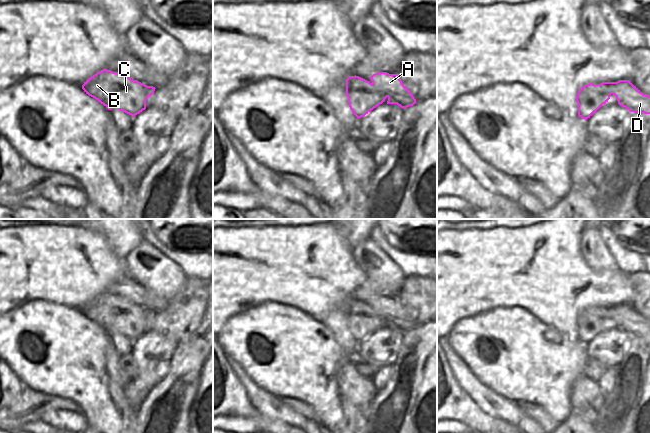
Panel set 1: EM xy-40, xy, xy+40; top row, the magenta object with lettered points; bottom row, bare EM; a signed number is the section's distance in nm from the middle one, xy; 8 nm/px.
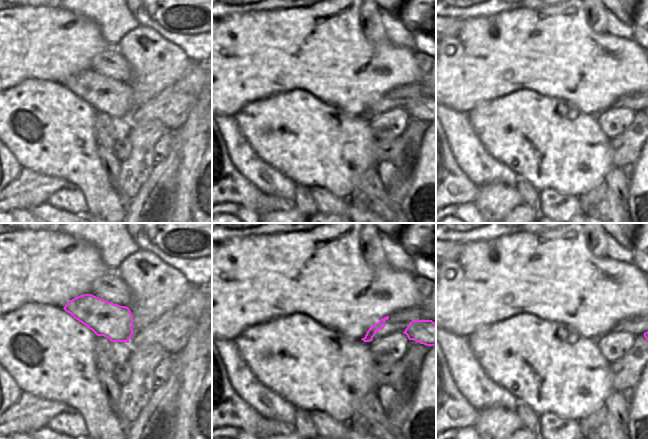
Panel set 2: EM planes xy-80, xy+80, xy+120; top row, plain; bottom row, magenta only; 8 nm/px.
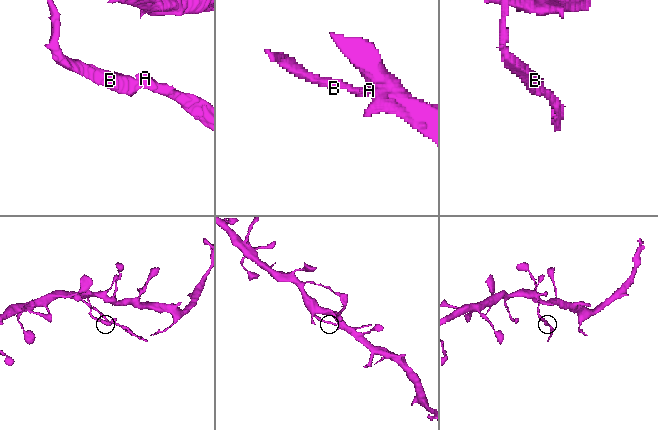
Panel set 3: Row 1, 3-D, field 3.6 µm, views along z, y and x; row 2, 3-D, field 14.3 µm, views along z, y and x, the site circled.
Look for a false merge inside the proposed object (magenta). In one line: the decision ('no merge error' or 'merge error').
merge error

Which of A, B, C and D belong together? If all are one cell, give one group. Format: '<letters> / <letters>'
A D / B C

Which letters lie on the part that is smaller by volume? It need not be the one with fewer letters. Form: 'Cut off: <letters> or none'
Cut off: A, D

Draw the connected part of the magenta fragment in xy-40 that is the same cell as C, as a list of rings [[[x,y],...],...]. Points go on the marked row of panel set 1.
[[[105,68],[88,78],[82,89],[108,110],[117,108],[134,117],[146,109],[146,99],[156,88]]]

